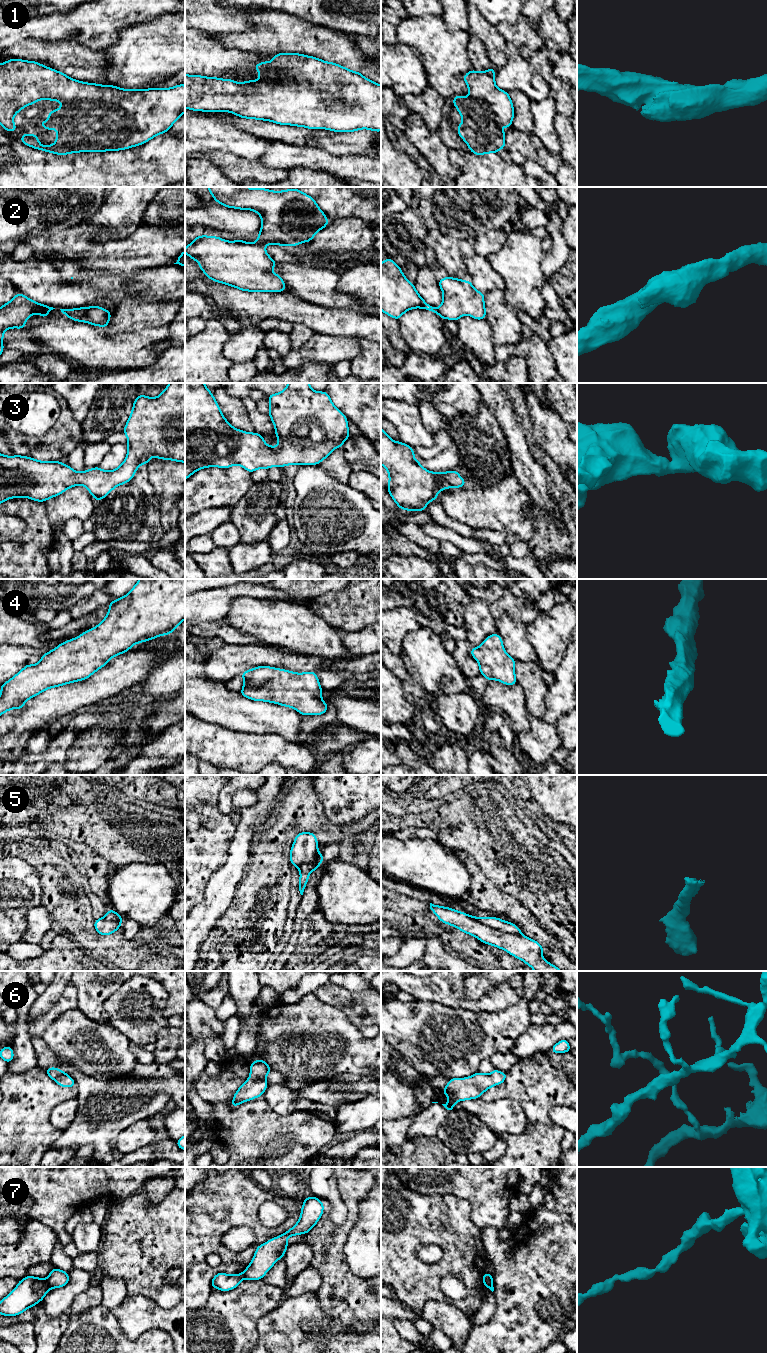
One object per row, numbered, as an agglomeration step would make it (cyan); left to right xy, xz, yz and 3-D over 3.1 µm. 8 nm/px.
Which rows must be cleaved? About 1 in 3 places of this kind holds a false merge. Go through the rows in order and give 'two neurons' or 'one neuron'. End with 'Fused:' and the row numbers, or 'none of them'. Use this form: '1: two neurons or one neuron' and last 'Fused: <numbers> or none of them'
1: one neuron
2: two neurons
3: one neuron
4: one neuron
5: two neurons
6: one neuron
7: two neurons
Fused: 2, 5, 7

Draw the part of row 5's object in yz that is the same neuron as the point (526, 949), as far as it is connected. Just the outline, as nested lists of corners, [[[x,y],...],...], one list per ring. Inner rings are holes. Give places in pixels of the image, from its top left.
[[[430,903],[430,909],[442,923],[449,924],[481,942],[503,949],[535,971],[562,971],[542,957],[543,946],[524,935],[514,935],[491,928],[468,914]]]

